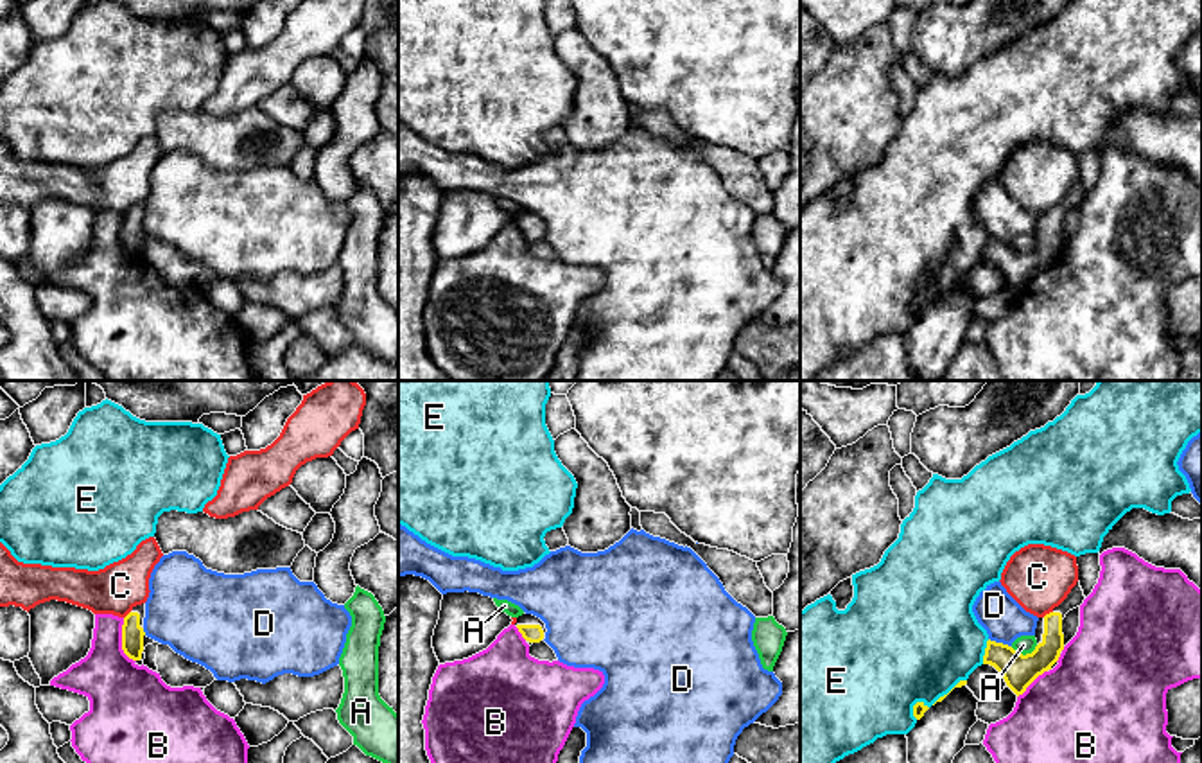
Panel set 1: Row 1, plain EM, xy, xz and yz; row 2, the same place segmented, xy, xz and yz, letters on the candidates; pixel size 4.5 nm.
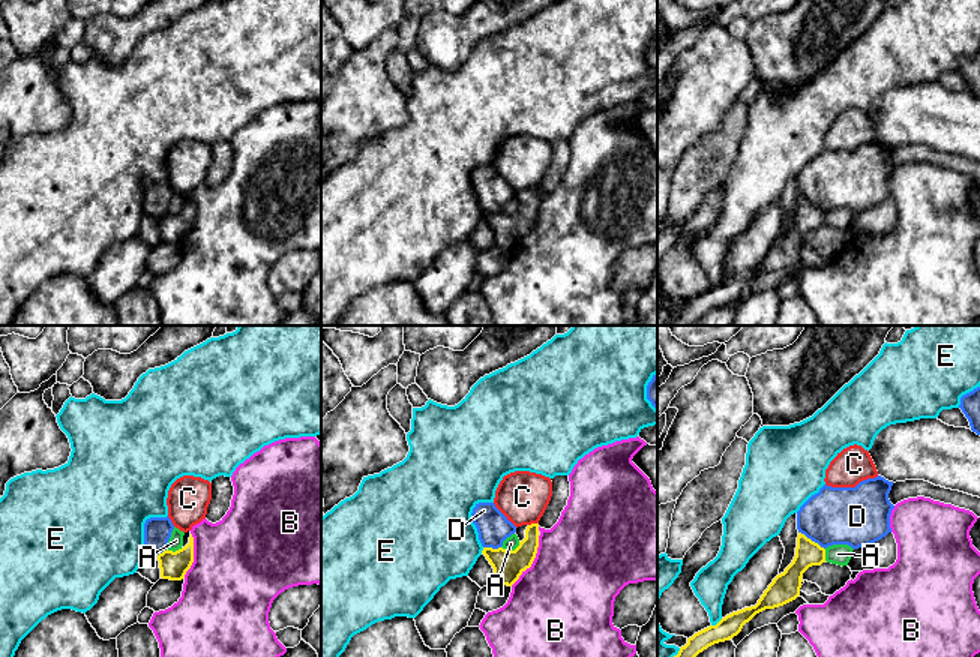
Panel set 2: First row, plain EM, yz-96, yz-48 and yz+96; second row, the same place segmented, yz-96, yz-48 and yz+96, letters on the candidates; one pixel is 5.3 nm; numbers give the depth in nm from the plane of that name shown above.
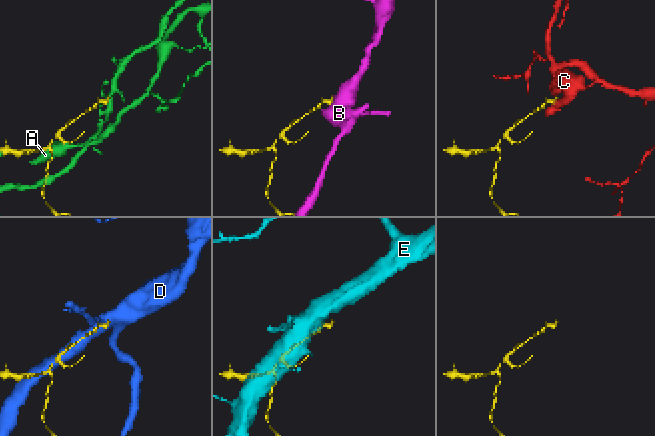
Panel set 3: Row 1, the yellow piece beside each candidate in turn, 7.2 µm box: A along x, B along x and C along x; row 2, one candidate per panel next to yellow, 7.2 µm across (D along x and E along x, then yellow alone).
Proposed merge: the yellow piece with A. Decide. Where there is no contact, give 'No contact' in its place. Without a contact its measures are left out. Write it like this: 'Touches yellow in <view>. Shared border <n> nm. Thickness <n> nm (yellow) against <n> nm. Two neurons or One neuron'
Touches yellow in yz. Shared border 130 nm. Thickness 150 nm (yellow) against 80 nm. Two neurons

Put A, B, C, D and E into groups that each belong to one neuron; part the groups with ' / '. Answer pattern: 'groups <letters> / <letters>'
groups A / B / C / D / E

